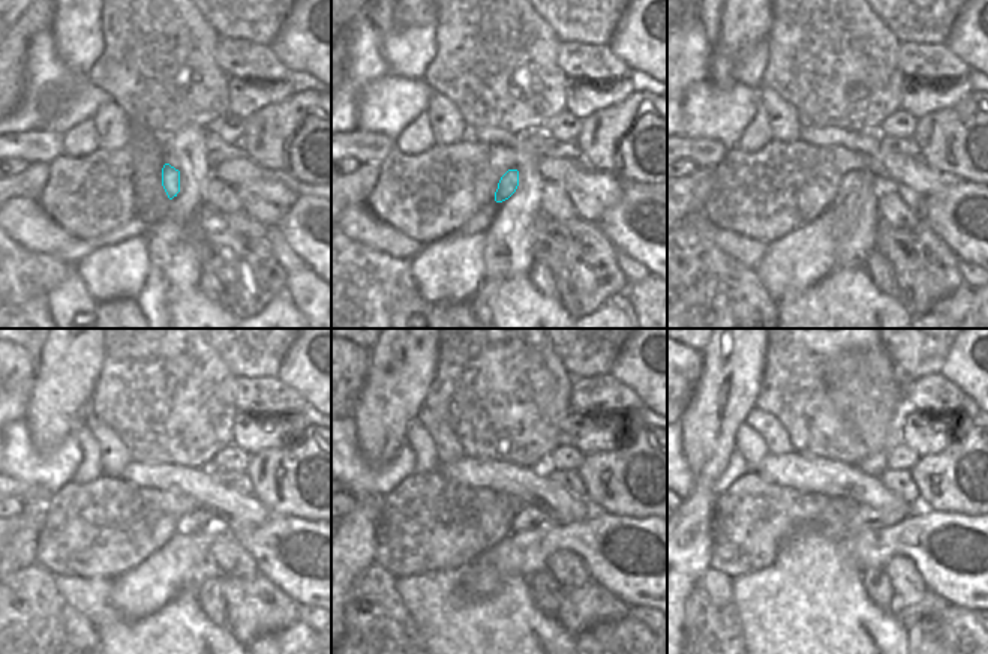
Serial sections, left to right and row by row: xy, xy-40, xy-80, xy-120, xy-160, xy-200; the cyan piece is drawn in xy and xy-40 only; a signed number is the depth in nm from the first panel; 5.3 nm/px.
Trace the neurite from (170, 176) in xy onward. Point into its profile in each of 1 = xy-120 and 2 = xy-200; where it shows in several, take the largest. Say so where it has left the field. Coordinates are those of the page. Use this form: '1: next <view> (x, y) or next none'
1: next xy-120 (197, 519)
2: next xy-200 (865, 518)

